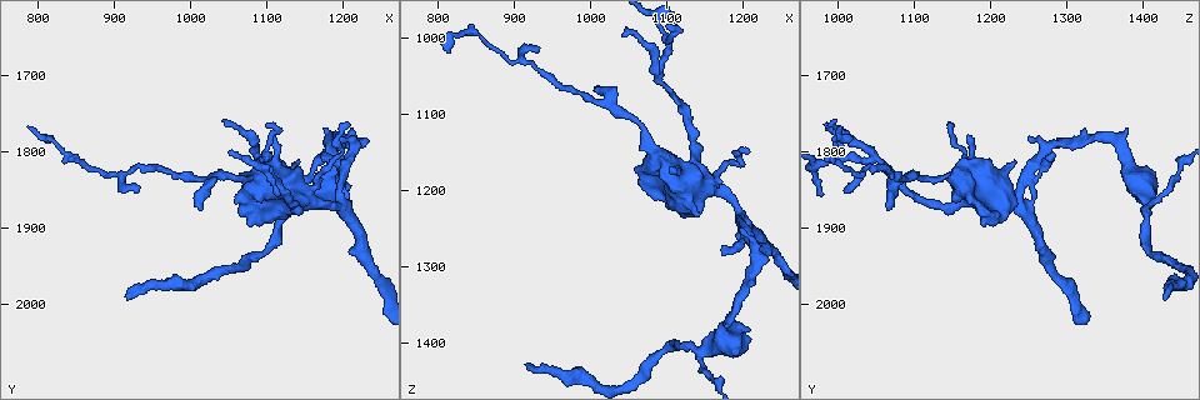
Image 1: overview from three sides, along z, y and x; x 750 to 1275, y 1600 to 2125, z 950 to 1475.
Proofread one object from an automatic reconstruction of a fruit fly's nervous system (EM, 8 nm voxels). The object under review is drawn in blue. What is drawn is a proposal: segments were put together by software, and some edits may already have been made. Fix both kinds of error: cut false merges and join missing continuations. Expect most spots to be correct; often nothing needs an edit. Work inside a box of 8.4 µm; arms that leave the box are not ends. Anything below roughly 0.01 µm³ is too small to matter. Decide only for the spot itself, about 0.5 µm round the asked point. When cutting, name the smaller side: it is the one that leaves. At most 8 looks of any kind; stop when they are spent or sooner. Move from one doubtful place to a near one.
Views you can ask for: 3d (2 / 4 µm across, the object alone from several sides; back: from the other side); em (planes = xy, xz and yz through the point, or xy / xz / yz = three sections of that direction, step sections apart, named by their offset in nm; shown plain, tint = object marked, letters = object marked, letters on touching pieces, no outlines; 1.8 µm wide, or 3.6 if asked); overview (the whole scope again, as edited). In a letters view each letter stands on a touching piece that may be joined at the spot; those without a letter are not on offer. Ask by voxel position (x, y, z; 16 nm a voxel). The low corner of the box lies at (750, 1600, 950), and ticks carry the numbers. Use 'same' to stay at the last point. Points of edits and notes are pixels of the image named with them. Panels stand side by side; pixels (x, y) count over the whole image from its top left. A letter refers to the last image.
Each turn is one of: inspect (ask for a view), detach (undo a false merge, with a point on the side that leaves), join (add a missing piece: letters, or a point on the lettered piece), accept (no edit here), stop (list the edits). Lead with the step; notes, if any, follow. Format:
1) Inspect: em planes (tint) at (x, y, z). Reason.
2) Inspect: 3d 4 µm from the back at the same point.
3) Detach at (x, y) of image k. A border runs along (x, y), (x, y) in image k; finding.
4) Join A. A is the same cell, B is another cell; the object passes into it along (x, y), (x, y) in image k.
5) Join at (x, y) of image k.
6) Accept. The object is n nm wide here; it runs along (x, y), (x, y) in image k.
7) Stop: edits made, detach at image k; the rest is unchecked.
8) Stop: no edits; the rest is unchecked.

Inspect: 3d 4 µm at (915, 1990, 1425). An open end.

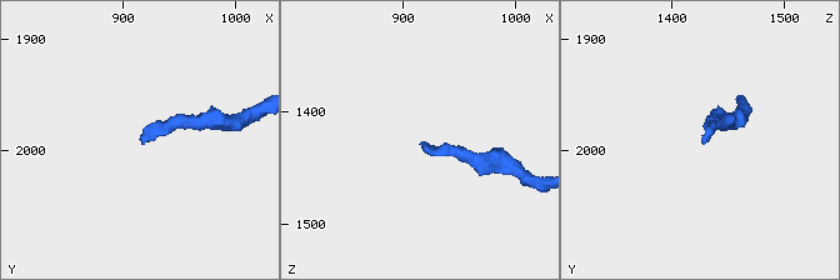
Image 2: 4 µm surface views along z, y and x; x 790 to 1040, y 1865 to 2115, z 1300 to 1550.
Inspect: em yz step 8 (tint) at (916, 1990, 1424).

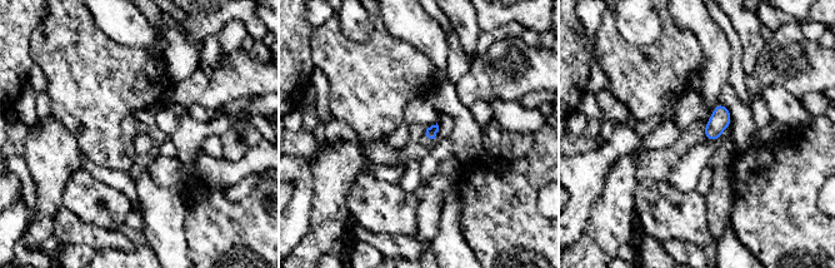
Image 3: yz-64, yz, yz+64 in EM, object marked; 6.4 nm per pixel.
Inspect: em planes (letters) at the same point. Cut it another way.

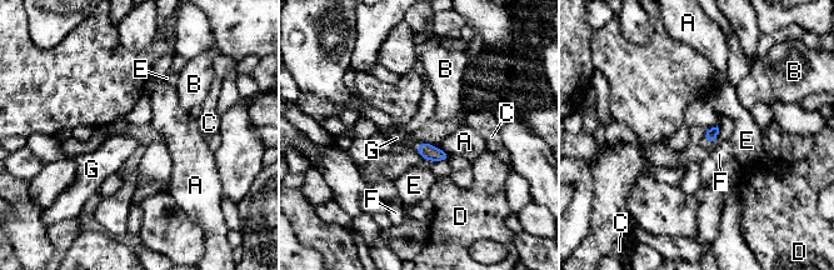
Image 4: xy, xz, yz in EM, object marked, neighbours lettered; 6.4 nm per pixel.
Join G. G is the same cell, A, B, C, D, E and F are other cells; the neuron continues.

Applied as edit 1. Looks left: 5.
Inspect: overview.

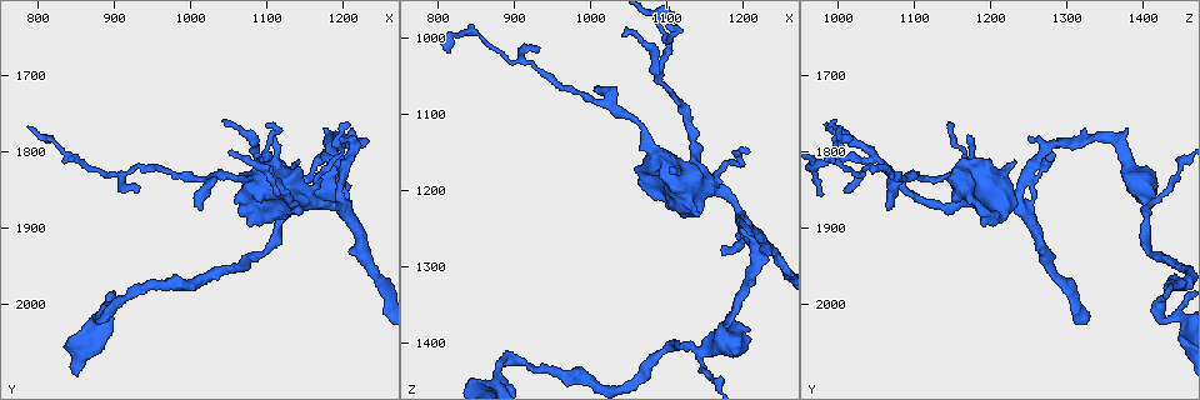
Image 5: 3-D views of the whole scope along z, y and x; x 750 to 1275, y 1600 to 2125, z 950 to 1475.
Inspect: em planes (letters) at (1205, 1815, 1255). Arms part here.

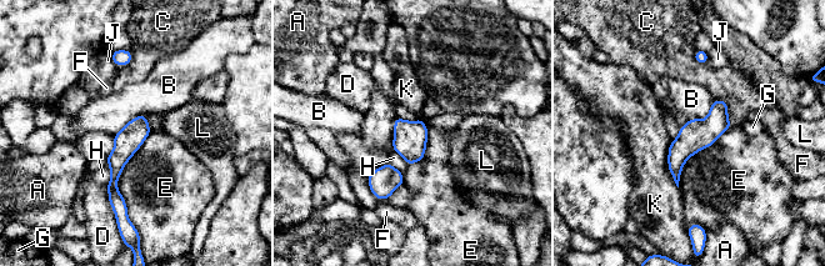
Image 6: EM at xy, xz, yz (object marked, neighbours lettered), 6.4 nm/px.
Accept. The object is 170 nm wide here; the longest contact is with E, 600 nm; A, B, C, D, E, F, G, H, J, K and L are other cells; all the same neuron.

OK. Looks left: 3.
Inspect: em planes (letters) at (1015, 1875, 1070). Thin end.

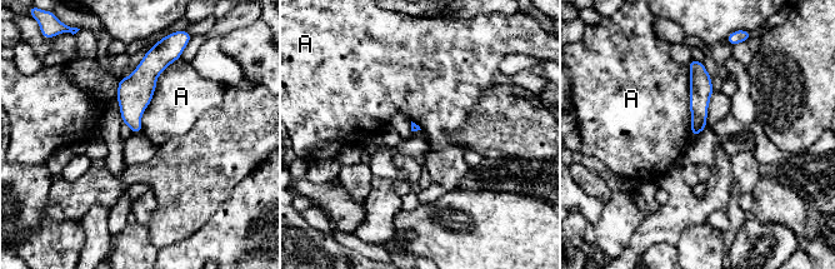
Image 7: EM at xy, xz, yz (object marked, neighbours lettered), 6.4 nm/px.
Accept. A is another cell; it runs along (693, 64), (699, 76), (694, 131) in image 7; no lettered piece goes on from it.

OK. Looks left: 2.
Stop: edits made, join at image 4; the rest is unchecked.

